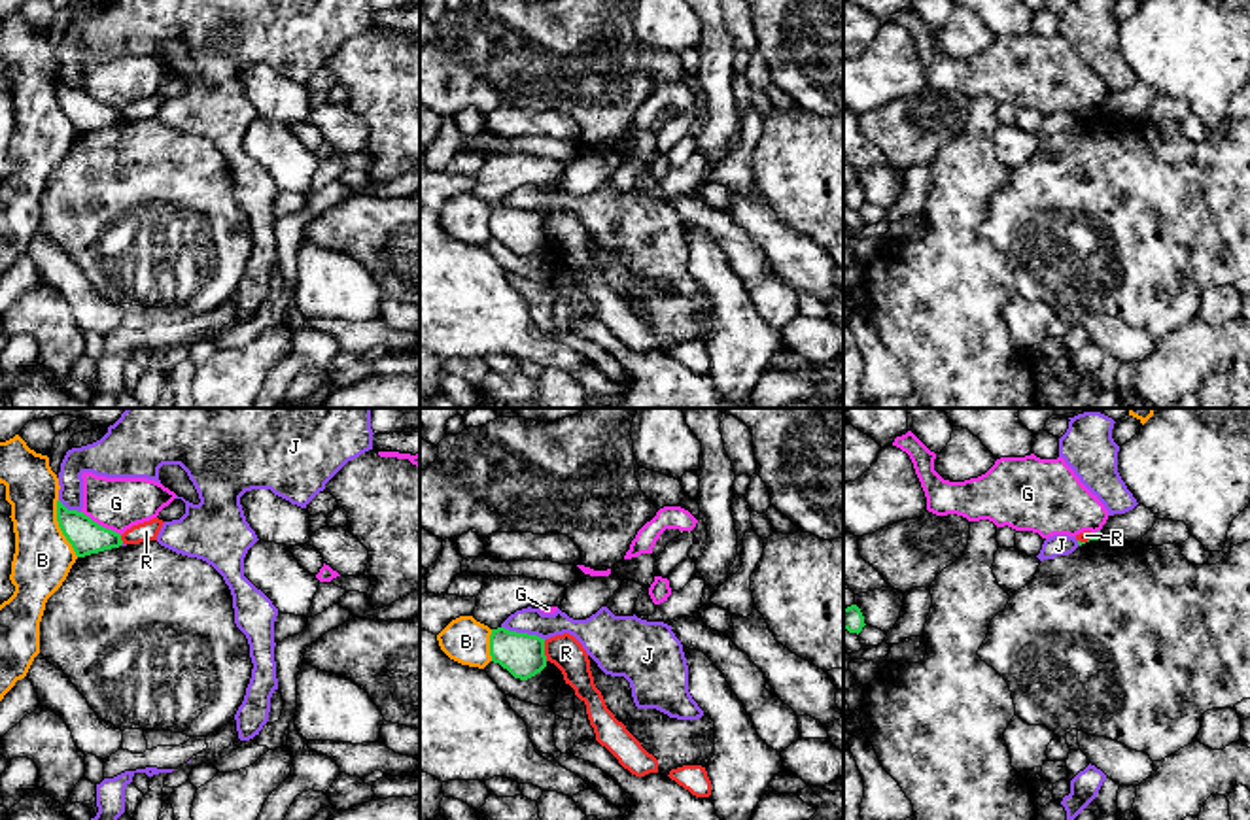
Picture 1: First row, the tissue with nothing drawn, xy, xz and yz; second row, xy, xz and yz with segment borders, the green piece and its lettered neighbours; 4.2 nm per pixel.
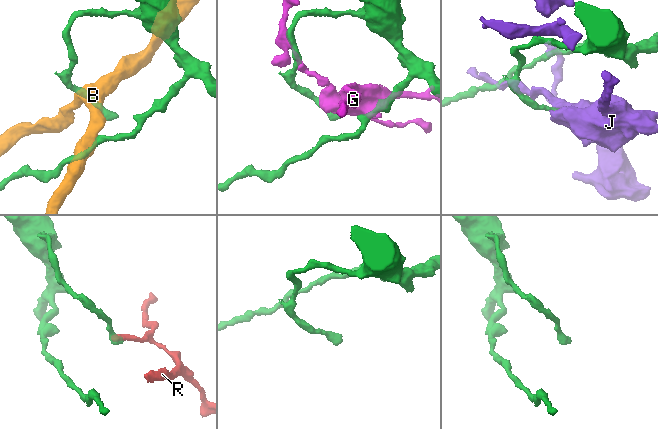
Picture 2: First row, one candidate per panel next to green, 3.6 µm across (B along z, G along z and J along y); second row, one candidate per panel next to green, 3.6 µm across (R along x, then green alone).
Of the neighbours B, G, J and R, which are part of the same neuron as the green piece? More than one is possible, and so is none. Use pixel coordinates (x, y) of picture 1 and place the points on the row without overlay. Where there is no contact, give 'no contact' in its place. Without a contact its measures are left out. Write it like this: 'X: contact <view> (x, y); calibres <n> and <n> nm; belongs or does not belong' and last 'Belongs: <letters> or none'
B: contact xy (59, 102); calibres 150 and 240 nm; does not belong
G: contact xy (101, 102); calibres 150 and 220 nm; does not belong
J: contact xz (524, 210); calibres 180 and 110 nm; does not belong
R: contact xz (543, 227); calibres 180 and 150 nm; does not belong
Belongs: none

